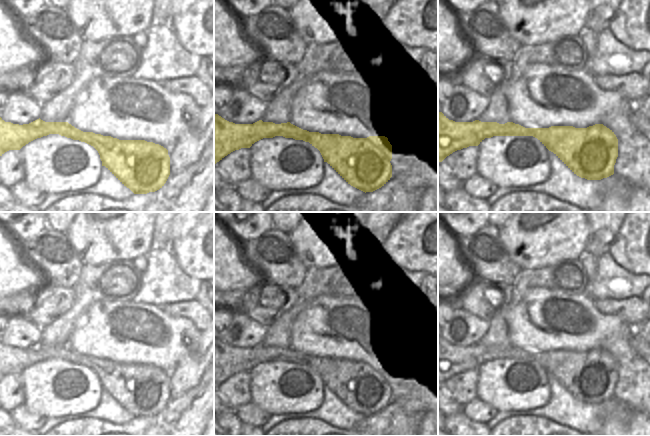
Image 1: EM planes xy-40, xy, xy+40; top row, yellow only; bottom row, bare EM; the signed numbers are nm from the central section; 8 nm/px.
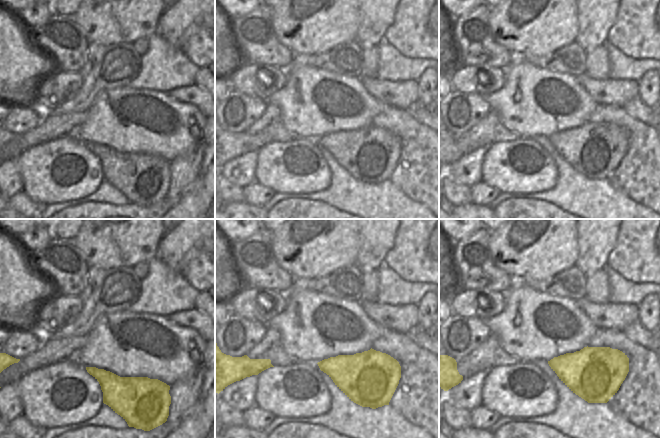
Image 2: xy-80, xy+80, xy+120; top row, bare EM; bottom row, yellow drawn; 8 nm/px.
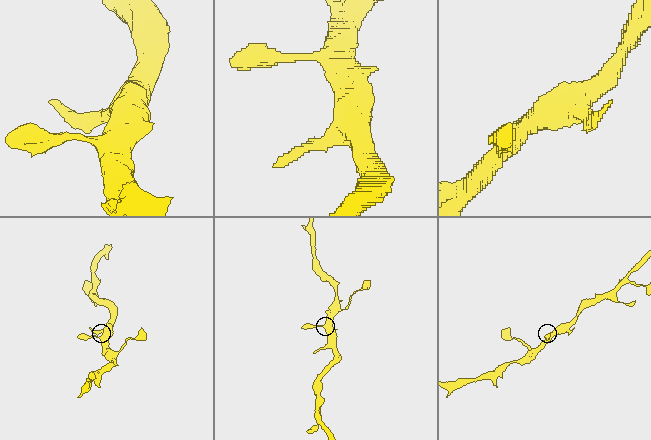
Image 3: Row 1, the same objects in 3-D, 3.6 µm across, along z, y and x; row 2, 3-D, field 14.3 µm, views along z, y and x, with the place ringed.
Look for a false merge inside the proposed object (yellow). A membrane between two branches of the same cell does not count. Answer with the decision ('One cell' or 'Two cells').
One cell

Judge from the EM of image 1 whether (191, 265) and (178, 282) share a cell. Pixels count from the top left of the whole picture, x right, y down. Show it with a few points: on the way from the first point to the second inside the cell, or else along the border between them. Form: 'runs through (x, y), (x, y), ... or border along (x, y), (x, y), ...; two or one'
border along (172, 254), (178, 266), (185, 273), (202, 281); two

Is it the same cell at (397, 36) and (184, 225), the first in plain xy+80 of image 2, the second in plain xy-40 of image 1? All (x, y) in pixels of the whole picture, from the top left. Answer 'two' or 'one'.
two

